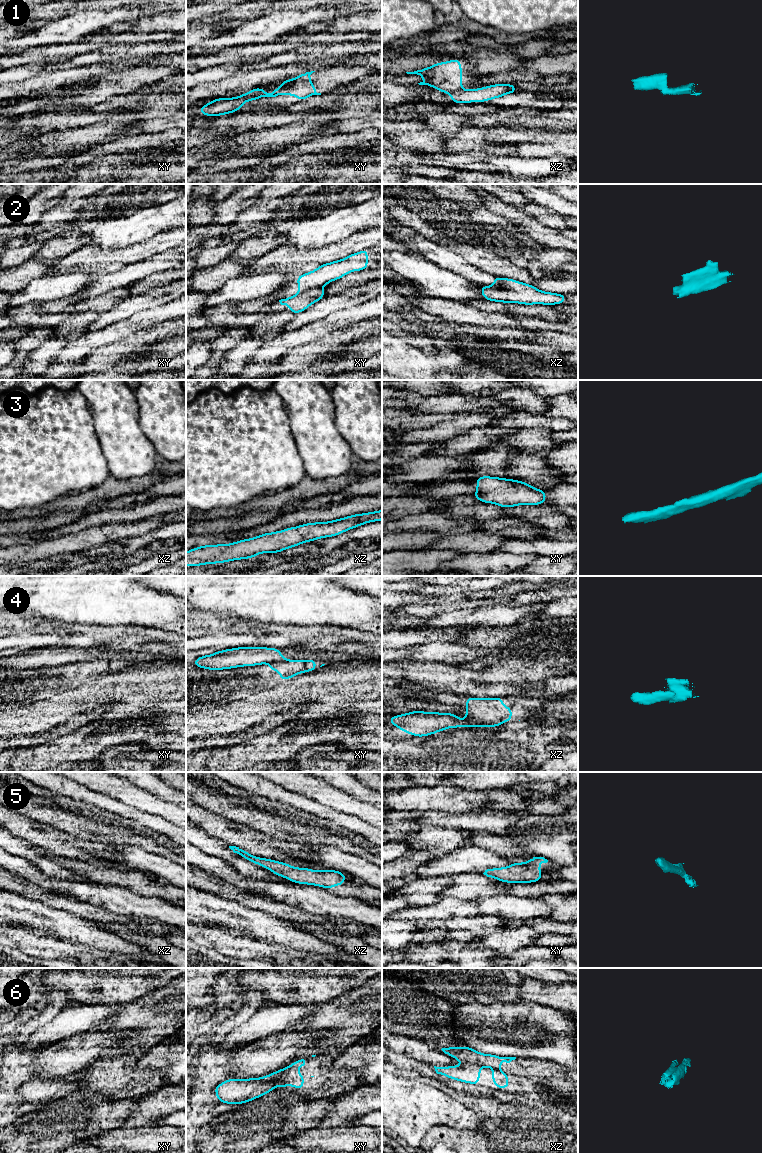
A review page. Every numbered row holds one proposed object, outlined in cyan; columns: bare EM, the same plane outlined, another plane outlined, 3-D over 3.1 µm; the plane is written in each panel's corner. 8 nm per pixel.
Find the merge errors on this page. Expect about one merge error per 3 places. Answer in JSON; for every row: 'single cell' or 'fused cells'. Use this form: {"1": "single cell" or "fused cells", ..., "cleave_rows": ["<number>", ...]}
{"1": "fused cells", "2": "fused cells", "3": "single cell", "4": "fused cells", "5": "single cell", "6": "fused cells", "cleave_rows": ["1", "2", "4", "6"]}

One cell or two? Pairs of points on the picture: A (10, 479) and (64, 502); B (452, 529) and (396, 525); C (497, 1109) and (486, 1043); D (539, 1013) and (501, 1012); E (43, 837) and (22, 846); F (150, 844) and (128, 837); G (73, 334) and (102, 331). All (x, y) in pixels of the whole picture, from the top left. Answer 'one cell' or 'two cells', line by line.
A: two cells
B: one cell
C: two cells
D: one cell
E: two cells
F: one cell
G: two cells

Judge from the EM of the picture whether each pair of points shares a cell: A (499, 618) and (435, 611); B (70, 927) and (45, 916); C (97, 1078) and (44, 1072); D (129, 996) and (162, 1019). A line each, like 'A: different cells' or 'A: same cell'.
A: different cells
B: same cell
C: different cells
D: different cells

